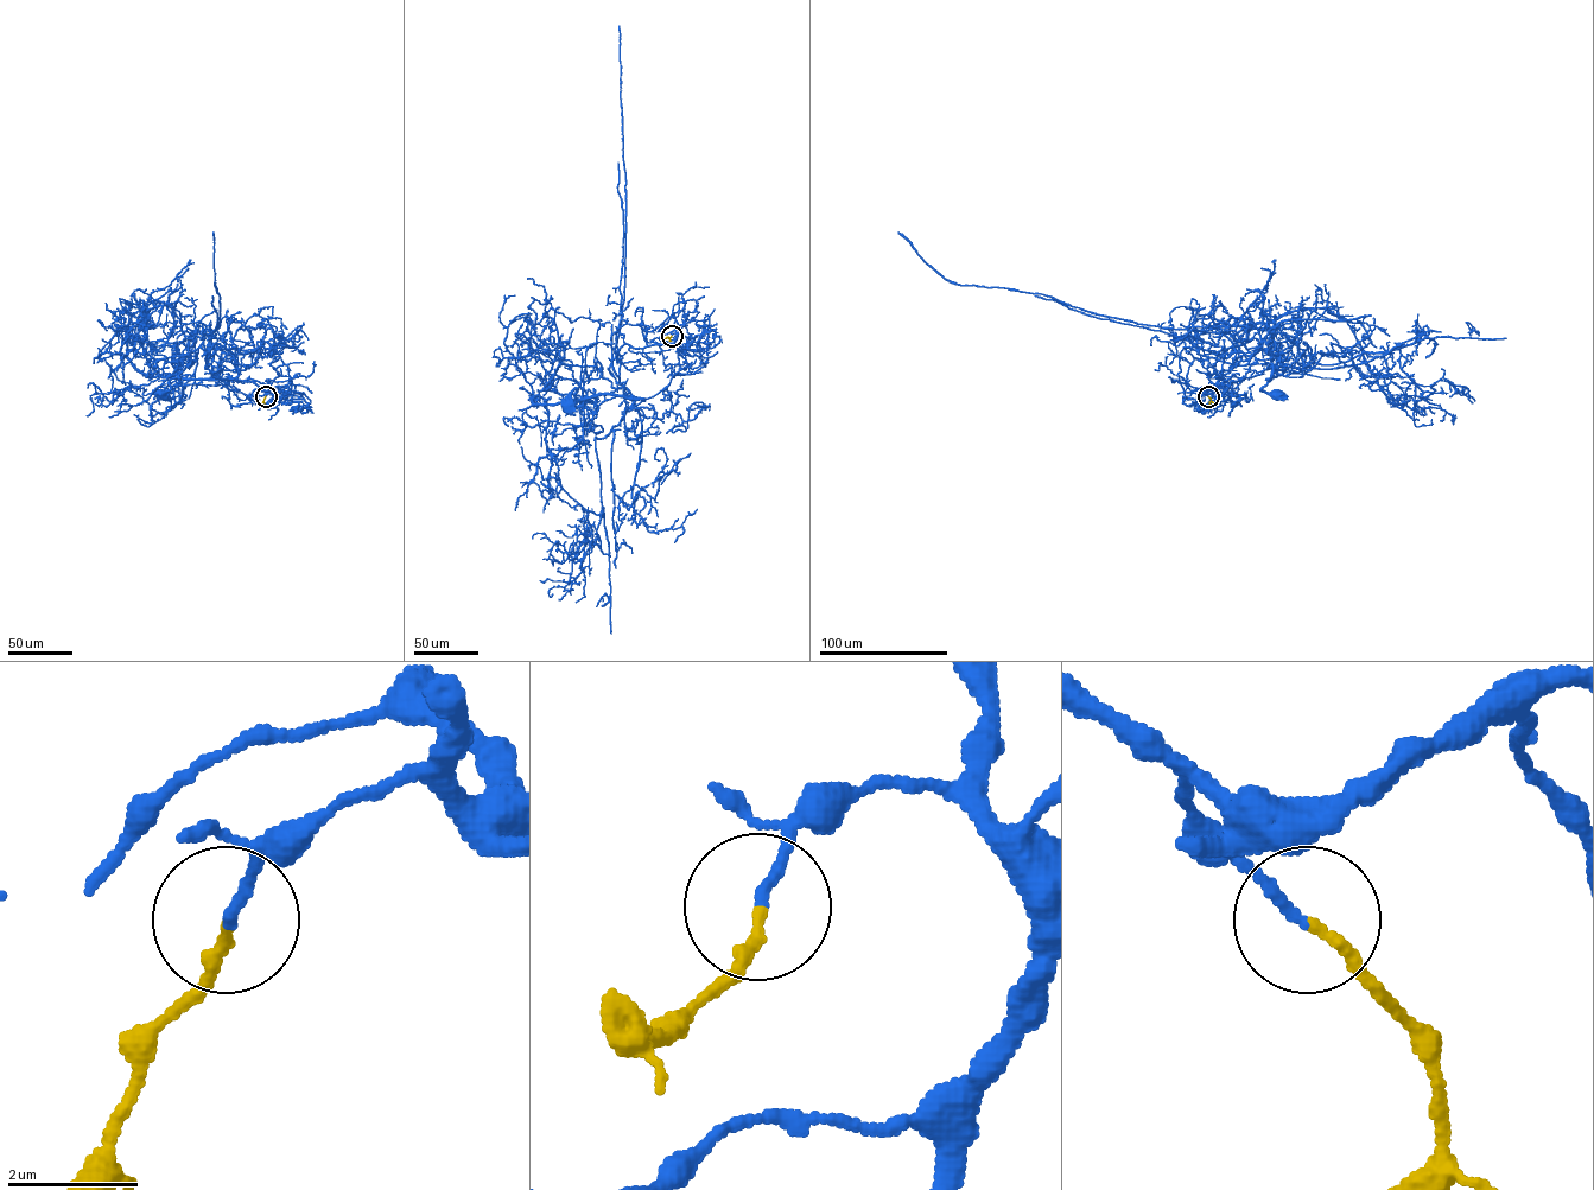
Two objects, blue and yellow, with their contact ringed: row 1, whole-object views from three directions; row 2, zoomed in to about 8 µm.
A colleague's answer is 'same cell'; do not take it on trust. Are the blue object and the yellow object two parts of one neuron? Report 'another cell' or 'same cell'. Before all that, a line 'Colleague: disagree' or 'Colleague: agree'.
Colleague: agree
same cell

